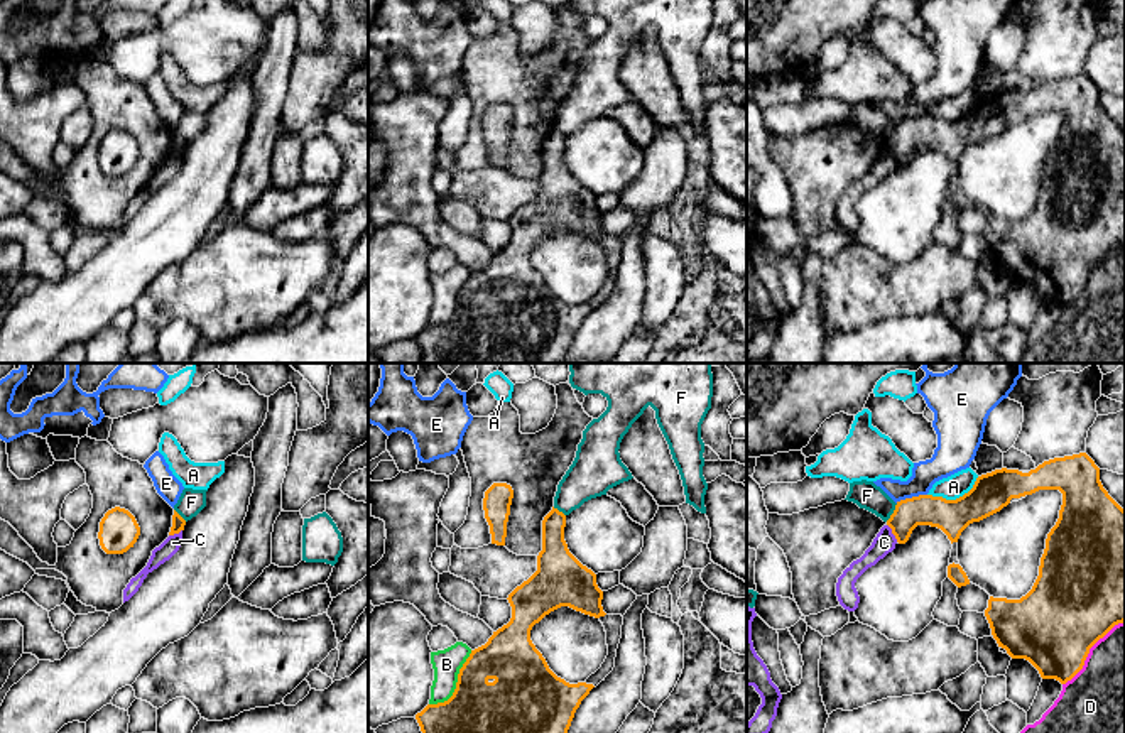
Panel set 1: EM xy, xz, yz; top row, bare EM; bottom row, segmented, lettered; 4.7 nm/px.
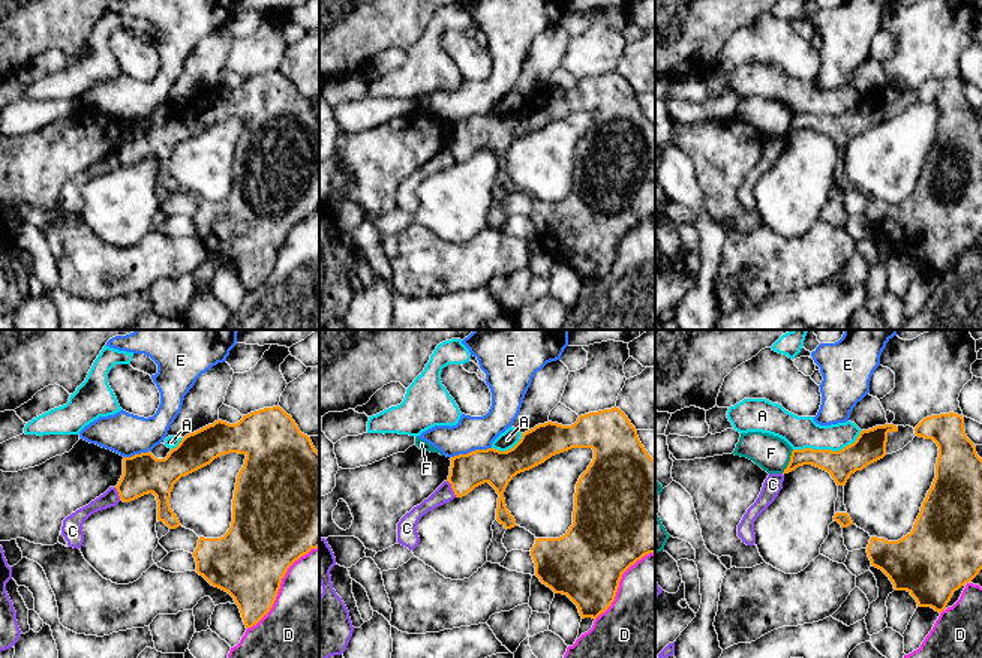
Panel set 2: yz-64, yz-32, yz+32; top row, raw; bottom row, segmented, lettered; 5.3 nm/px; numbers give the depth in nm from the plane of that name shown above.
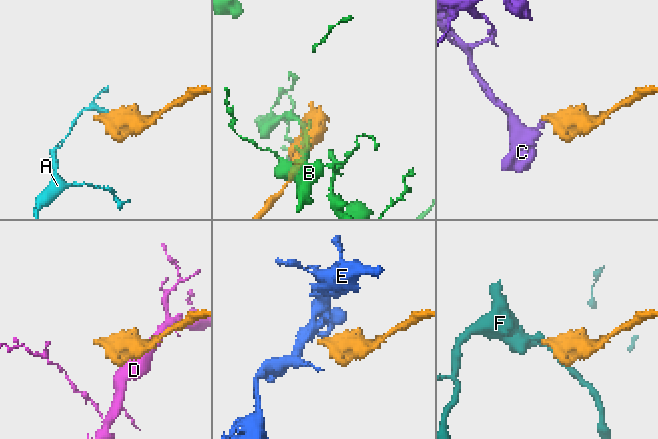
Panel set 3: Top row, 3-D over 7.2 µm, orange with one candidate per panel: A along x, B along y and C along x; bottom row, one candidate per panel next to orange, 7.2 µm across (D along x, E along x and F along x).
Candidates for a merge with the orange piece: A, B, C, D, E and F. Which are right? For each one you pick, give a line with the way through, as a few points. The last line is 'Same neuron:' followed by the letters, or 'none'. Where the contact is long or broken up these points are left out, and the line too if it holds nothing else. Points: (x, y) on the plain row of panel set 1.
Same neuron: none

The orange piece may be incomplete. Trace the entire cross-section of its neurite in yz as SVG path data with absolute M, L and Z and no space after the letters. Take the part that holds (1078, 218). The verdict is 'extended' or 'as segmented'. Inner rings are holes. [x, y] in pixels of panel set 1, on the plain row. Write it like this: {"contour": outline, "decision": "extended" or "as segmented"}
{"contour": "M1086 74L1044 83L1029 95L995 91L956 122L900 122L887 147L899 166L917 147L941 150L953 166L970 145L1039 111L1062 115L1039 198L1020 221L990 218L985 238L1012 280L1025 280L1042 301L1066 306L1090 270L1125 243L1125 132L1103 110L1100 90Z", "decision": "as segmented"}

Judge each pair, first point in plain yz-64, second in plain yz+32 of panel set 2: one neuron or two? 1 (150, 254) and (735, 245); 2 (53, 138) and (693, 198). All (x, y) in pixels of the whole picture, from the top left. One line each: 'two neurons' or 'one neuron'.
1: one neuron
2: two neurons

